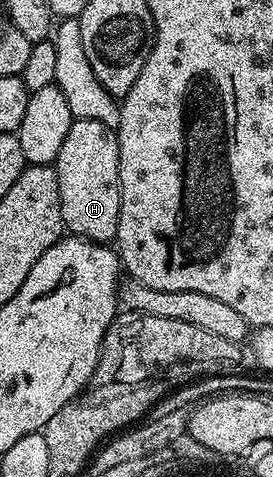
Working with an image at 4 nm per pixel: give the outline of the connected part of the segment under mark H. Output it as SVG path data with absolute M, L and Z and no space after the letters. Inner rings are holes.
M72 119L69 134L65 134L65 142L61 142L53 167L59 183L64 229L82 240L110 245L117 234L121 210L119 137L116 129L97 120Z

